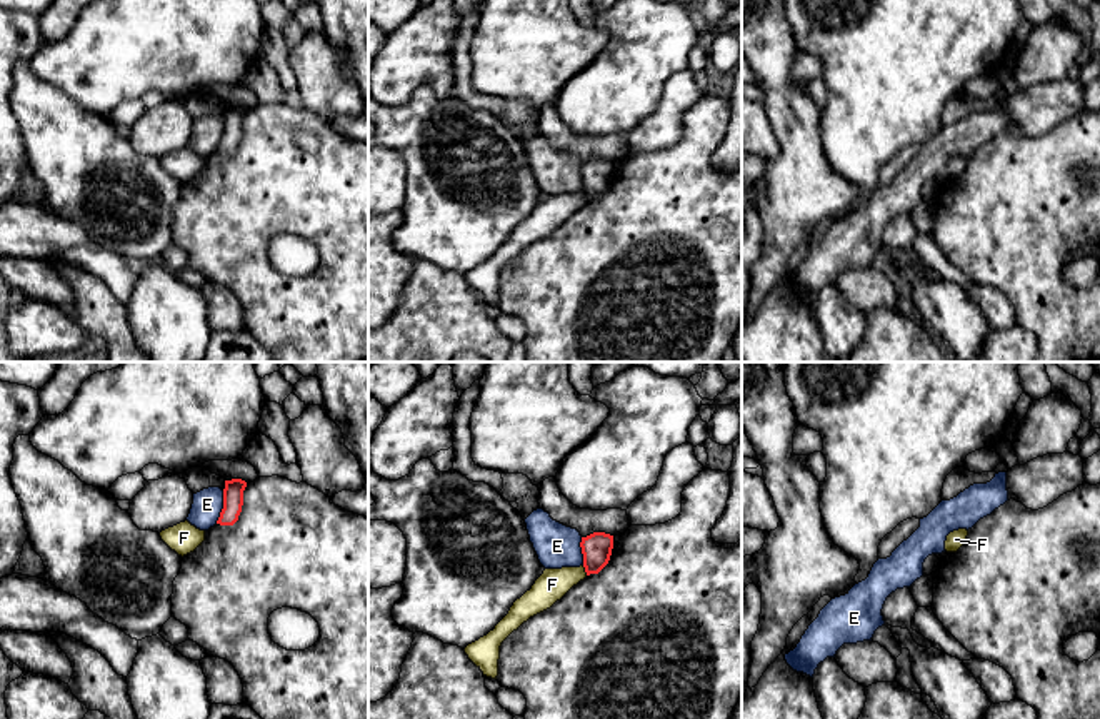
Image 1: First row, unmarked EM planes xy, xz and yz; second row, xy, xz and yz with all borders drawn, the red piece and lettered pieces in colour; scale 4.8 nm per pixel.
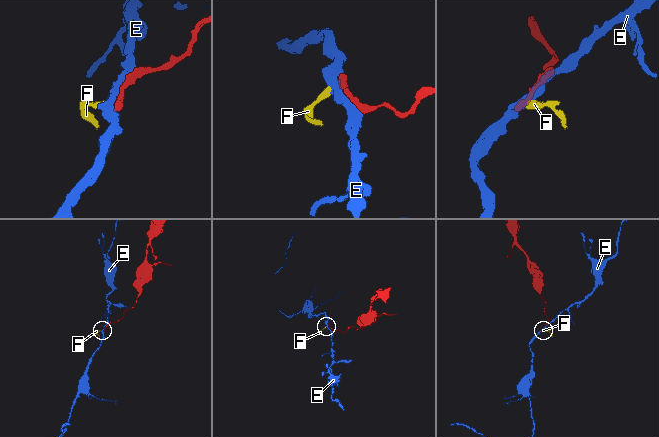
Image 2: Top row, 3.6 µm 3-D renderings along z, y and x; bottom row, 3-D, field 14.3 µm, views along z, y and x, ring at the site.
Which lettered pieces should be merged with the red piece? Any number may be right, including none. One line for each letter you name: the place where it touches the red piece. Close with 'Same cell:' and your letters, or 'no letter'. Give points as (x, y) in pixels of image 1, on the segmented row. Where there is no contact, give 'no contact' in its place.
Same cell: no letter

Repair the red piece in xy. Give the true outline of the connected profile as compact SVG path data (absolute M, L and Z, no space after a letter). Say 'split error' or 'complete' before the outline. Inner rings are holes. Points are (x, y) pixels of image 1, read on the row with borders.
complete | M242 479L225 480L223 489L223 509L217 524L220 525L233 525L238 520L243 505L243 490L247 482Z

